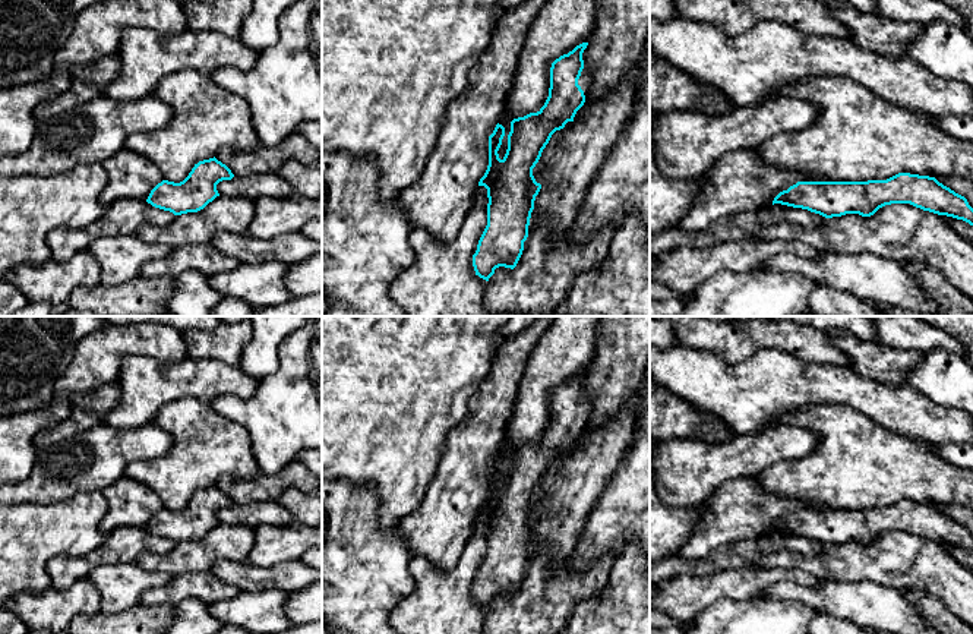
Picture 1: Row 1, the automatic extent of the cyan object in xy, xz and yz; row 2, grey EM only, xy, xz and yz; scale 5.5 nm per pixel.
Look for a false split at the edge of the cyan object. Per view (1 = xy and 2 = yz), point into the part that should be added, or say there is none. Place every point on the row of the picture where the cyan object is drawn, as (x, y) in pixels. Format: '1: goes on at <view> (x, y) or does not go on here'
1: does not go on here
2: does not go on here

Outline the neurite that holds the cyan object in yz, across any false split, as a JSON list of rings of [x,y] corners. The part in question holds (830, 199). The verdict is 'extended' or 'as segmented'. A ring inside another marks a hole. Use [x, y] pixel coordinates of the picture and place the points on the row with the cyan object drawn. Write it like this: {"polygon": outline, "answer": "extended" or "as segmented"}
{"polygon": [[[898,173],[887,180],[797,182],[780,192],[774,204],[808,209],[825,218],[846,214],[871,217],[885,205],[910,204],[973,225],[973,208],[964,196],[935,177],[910,173]]], "answer": "as segmented"}

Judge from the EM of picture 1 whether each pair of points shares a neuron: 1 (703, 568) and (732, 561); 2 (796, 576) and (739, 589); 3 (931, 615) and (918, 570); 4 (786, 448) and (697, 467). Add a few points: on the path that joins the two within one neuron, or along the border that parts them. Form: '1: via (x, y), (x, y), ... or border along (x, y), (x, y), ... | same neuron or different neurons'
1: via (710, 564), (724, 561) | same neuron
2: via (782, 576), (754, 580) | same neuron
3: border along (903, 590), (921, 589), (935, 596), (951, 612) | different neurons
4: via (764, 450), (719, 463) | same neuron

